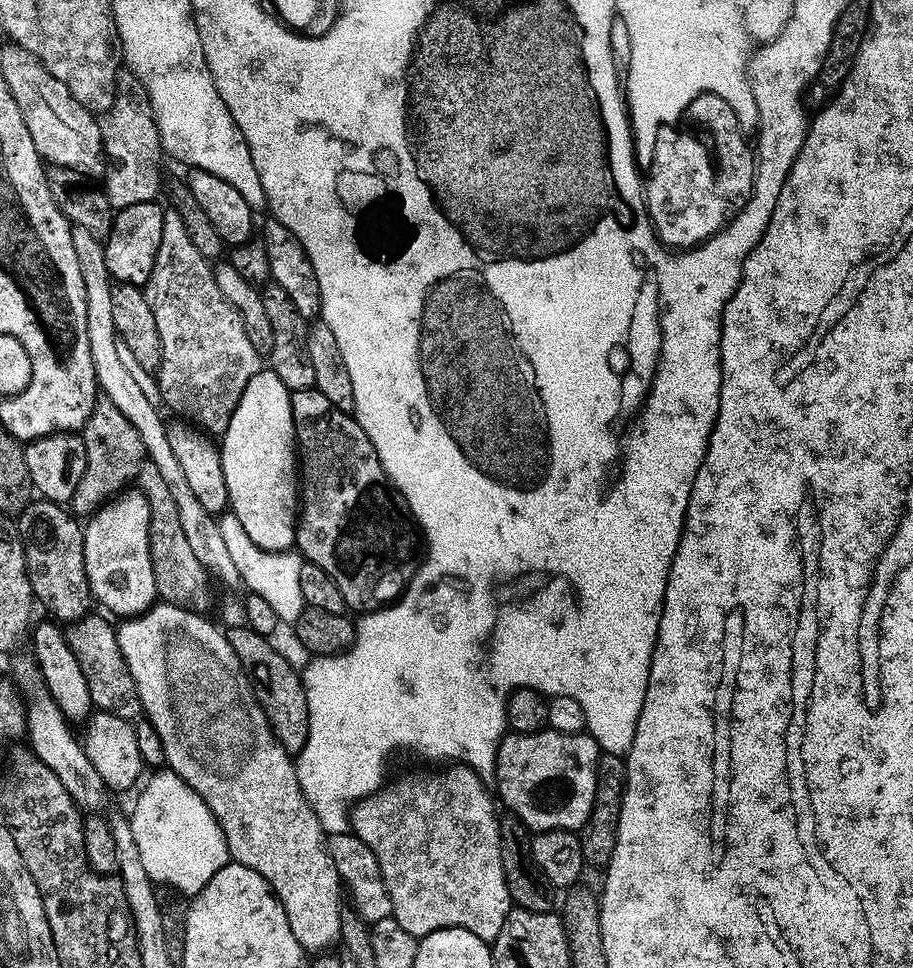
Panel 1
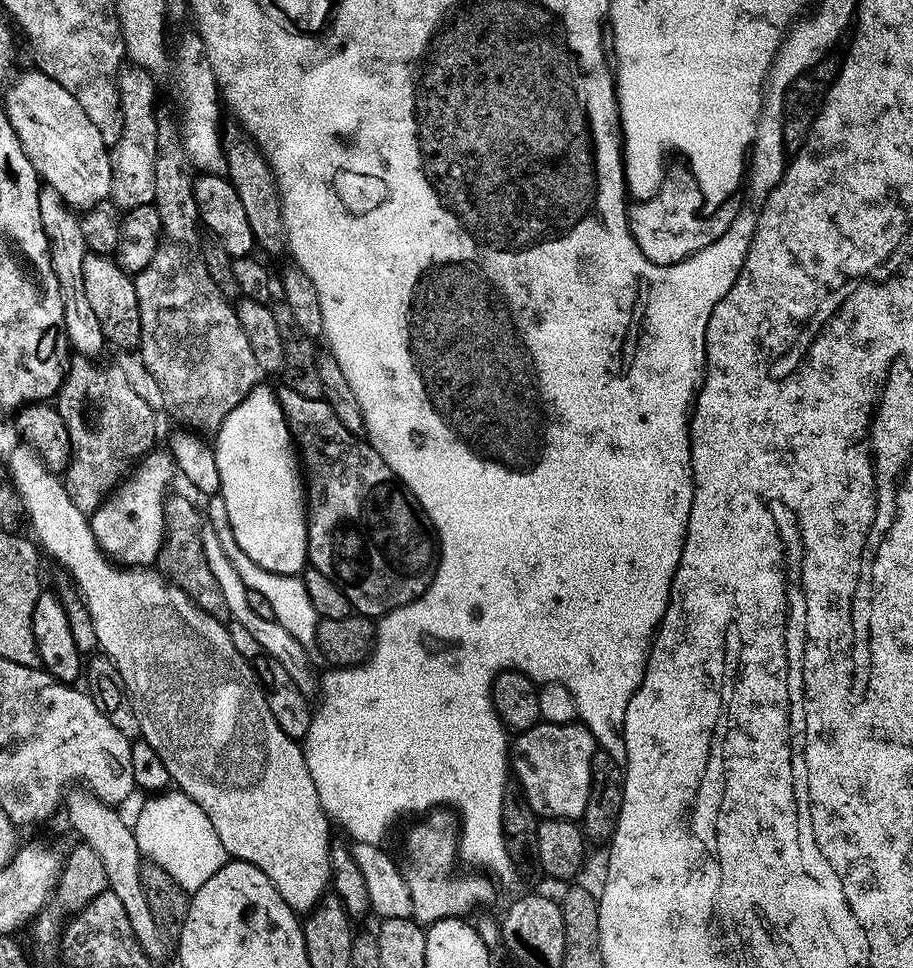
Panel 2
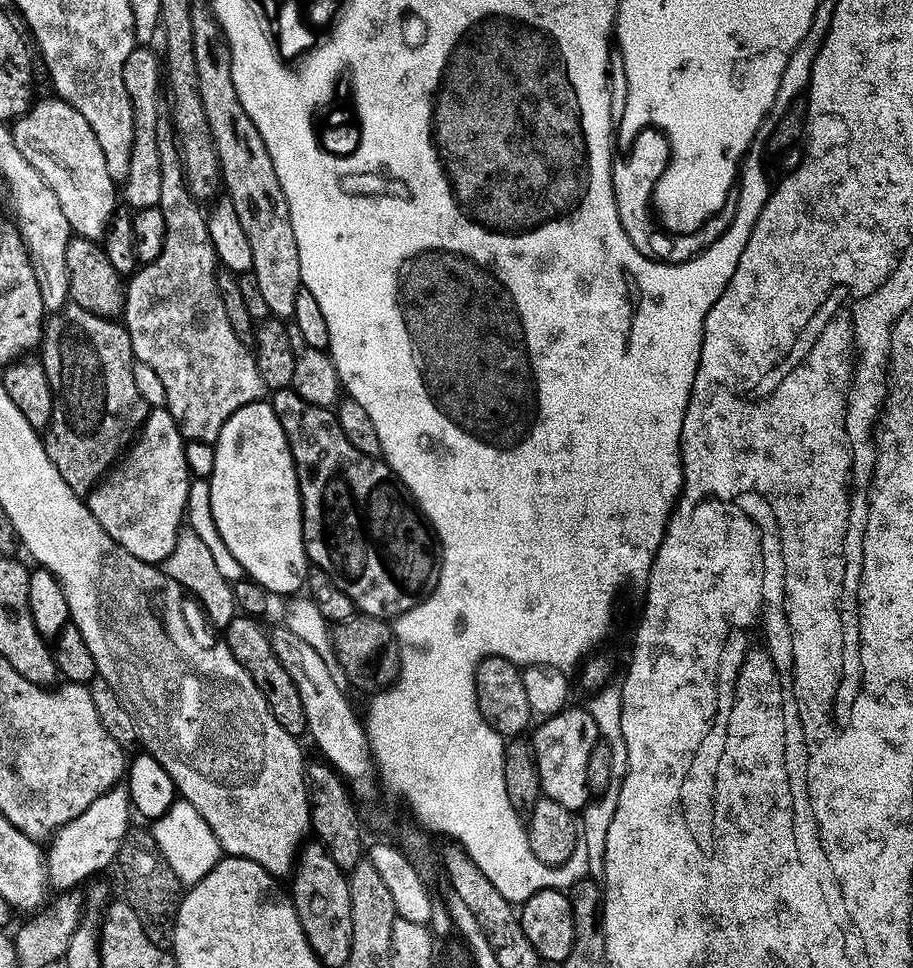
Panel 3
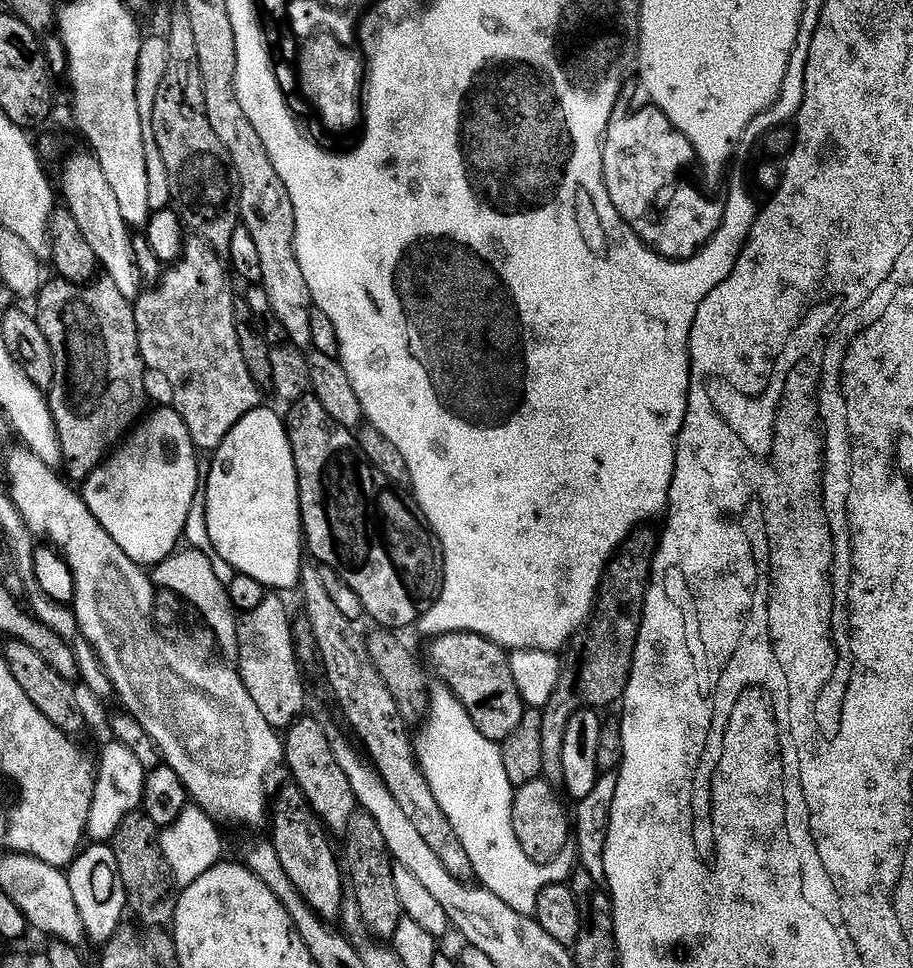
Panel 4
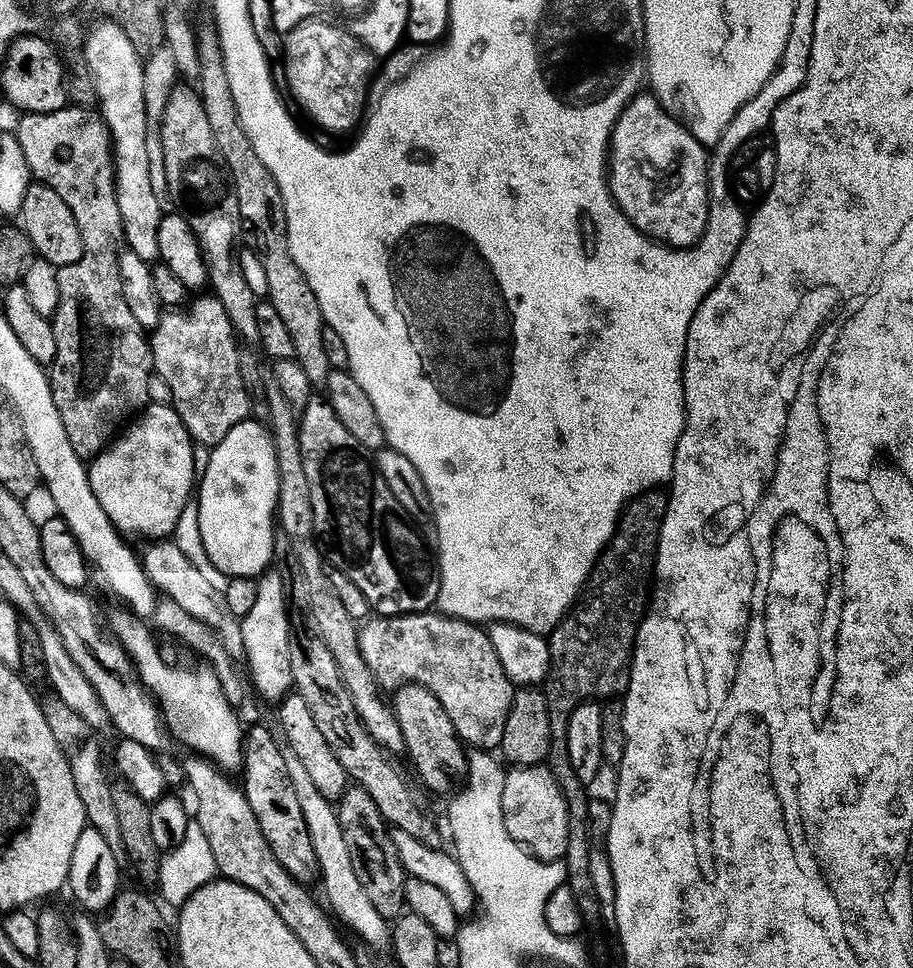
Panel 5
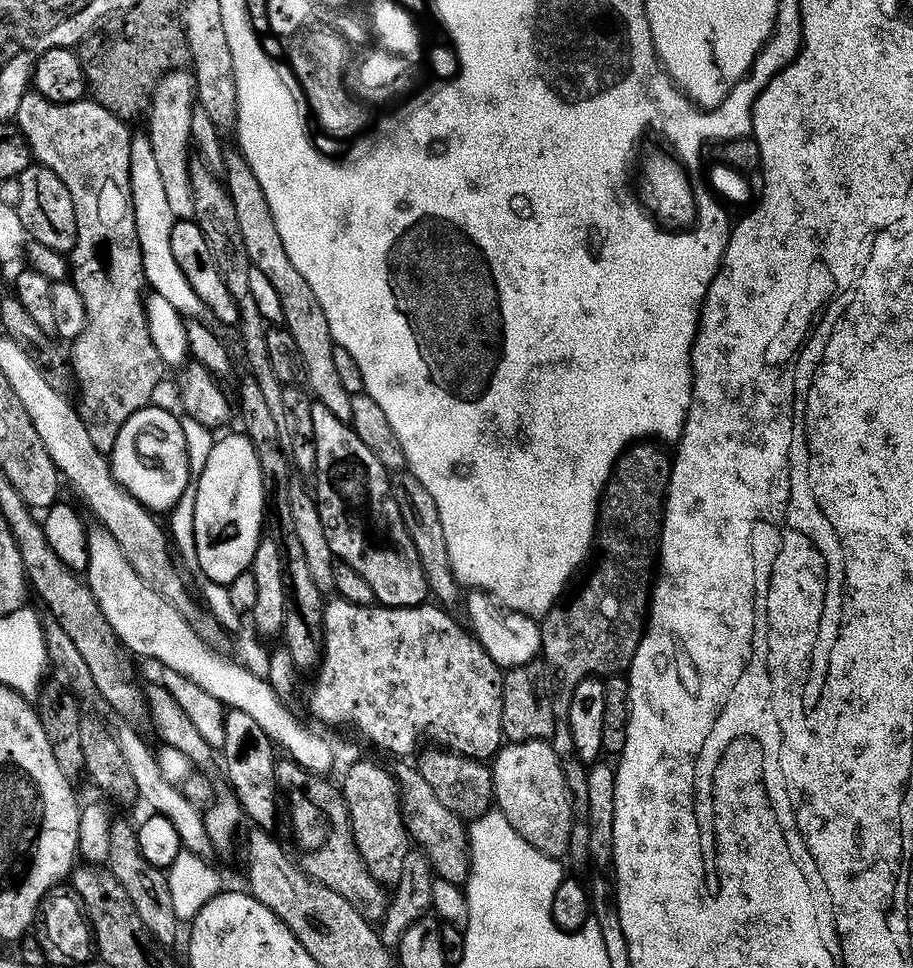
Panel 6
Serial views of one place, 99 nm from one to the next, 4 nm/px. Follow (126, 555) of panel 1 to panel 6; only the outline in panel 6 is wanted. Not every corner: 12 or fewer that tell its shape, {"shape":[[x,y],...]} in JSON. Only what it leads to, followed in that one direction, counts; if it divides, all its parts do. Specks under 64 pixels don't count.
{"shape":[[176,412],[130,414],[112,476],[153,514],[190,488]]}

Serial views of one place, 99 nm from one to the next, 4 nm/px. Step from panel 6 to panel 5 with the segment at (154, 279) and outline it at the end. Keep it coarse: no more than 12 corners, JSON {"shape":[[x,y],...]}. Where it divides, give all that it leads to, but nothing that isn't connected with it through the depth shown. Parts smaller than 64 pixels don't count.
{"shape":[[119,23],[85,58],[112,136],[122,240],[158,257],[144,60]]}

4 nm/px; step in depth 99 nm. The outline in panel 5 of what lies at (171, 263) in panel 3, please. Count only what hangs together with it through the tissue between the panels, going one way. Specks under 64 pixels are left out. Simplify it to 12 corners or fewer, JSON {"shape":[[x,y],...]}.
{"shape":[[200,296],[150,332],[152,367],[193,441],[249,419],[241,349]]}

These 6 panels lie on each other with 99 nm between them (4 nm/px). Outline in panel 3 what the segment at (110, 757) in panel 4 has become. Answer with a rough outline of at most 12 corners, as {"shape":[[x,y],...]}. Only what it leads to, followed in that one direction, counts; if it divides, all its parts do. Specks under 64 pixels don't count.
{"shape":[[119,784],[58,828],[51,887],[71,891],[108,866],[130,830]]}

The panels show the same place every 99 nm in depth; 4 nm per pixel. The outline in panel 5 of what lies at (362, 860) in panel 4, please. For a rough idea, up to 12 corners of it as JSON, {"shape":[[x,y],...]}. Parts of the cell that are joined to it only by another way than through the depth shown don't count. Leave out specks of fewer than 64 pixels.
{"shape":[[359,786],[336,813],[358,882],[385,919],[406,873],[389,825]]}

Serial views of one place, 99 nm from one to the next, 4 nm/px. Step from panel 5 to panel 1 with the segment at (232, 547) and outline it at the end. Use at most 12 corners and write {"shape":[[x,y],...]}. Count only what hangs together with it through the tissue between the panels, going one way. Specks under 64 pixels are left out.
{"shape":[[262,370],[219,441],[228,508],[267,552],[298,515],[292,393]]}

